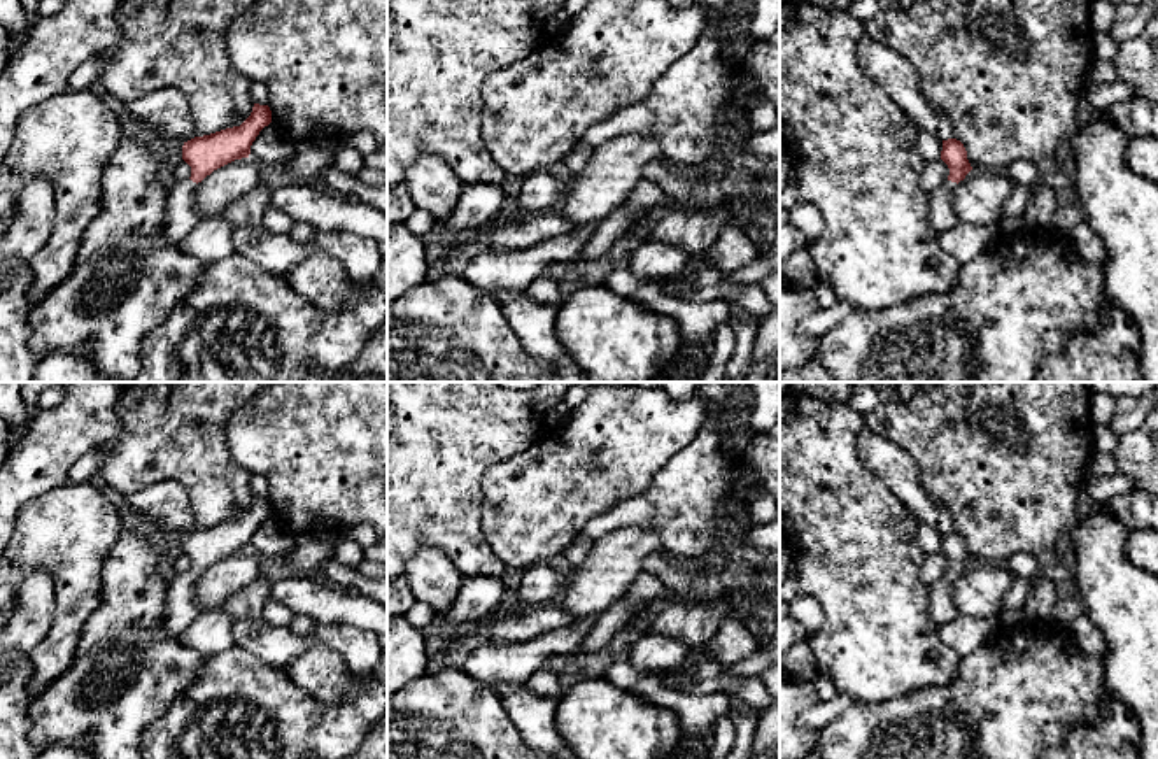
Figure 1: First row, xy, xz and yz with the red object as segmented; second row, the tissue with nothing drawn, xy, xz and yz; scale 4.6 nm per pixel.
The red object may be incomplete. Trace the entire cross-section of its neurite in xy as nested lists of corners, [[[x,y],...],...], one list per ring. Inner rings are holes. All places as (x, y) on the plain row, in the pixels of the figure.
[[[254,496],[251,508],[240,519],[184,535],[182,552],[191,559],[191,570],[177,573],[168,585],[163,622],[170,635],[180,635],[198,615],[208,612],[194,599],[196,577],[214,563],[235,552],[249,550],[252,535],[270,515],[270,500]]]

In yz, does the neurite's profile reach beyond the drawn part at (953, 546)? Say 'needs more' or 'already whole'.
needs more

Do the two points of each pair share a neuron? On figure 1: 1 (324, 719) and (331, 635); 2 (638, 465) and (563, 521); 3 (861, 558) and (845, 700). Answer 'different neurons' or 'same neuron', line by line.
1: different neurons
2: same neuron
3: different neurons

